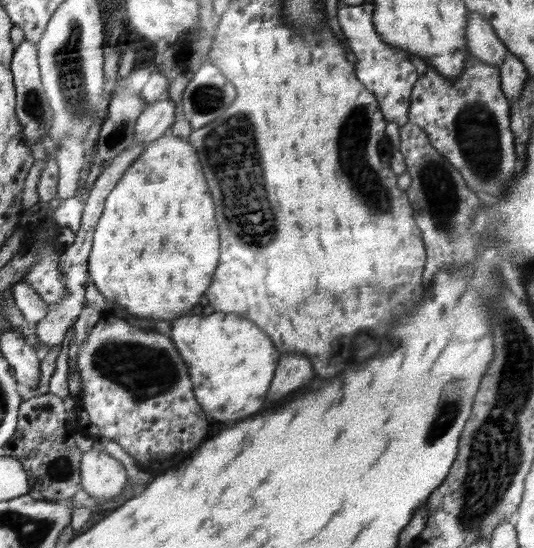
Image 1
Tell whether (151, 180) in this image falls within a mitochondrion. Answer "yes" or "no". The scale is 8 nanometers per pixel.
no

